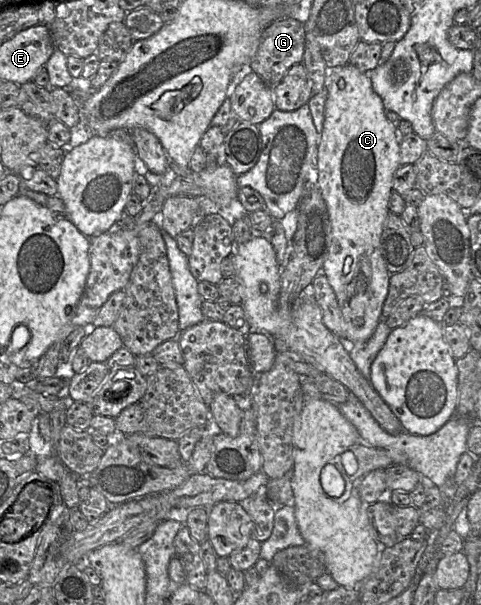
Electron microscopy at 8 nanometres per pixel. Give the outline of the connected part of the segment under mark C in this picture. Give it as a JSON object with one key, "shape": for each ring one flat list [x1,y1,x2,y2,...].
{"shape":[[349,63,338,67,340,69,332,74,331,84,325,87,327,100,317,157,318,187,331,223,331,241,321,273,327,276,336,294,345,322,345,342,355,343,368,340,373,335,388,294,391,274,381,255,380,238,389,213,393,175,403,164,394,126,387,119,383,101,374,91,368,75]]}

